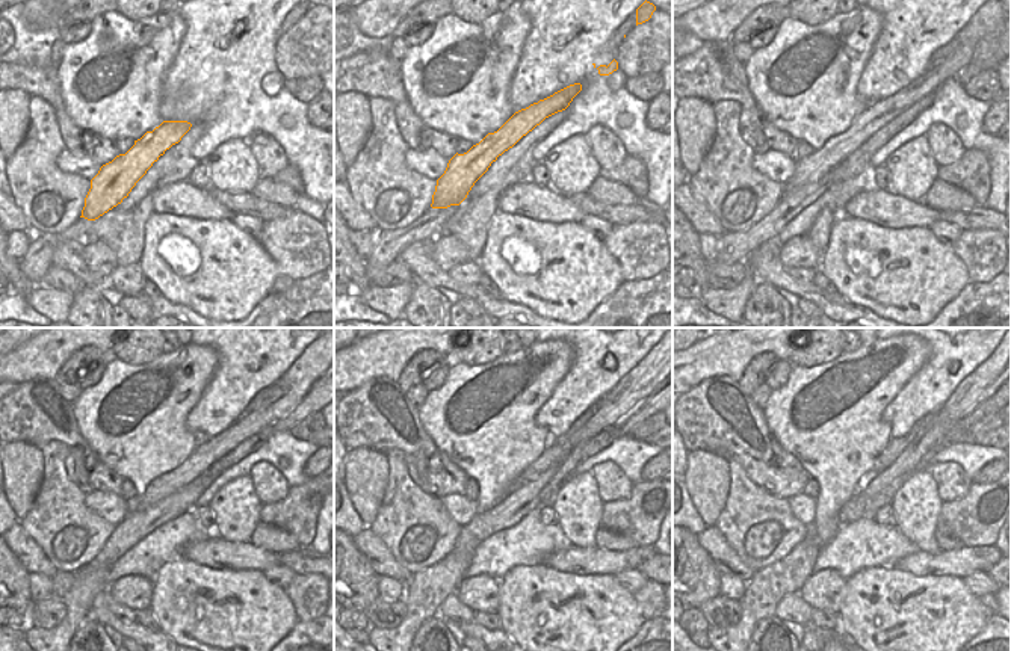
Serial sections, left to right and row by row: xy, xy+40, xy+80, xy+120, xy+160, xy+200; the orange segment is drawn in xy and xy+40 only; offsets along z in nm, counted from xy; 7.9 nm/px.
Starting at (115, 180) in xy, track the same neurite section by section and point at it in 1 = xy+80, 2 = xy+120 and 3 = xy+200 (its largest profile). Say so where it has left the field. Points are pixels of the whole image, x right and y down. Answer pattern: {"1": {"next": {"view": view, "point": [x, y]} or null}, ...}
{"1": {"next": {"view": "xy+80", "point": [821, 162]}}, "2": {"next": {"view": "xy+120", "point": [301, 376]}}, "3": {"next": {"view": "xy+200", "point": [978, 384]}}}

